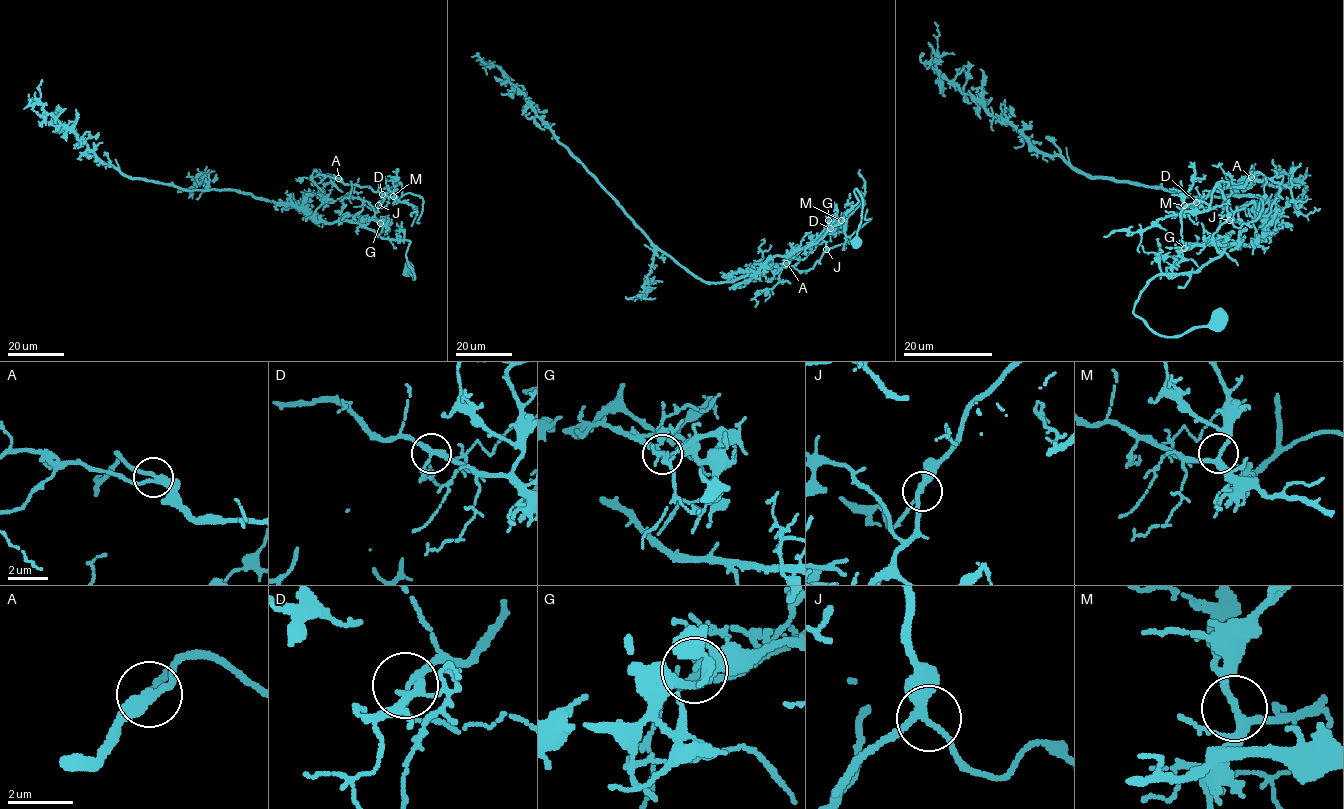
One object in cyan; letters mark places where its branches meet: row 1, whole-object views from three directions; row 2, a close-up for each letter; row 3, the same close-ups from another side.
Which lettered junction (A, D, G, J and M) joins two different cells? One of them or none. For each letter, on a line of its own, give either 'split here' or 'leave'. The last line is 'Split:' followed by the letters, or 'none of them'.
A: leave
D: leave
G: split here
J: leave
M: leave
Split: G

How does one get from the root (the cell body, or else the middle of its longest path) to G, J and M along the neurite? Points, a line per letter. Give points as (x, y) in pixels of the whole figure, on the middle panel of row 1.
G: (856, 242), (862, 208), (856, 188), (857, 202), (828, 230), (836, 219), (828, 220)
J: (856, 242), (862, 208), (856, 188), (857, 202), (812, 243), (822, 239), (826, 249)
M: (856, 242), (862, 208), (856, 188), (857, 202), (812, 243), (822, 239), (833, 248), (848, 242), (841, 220)

